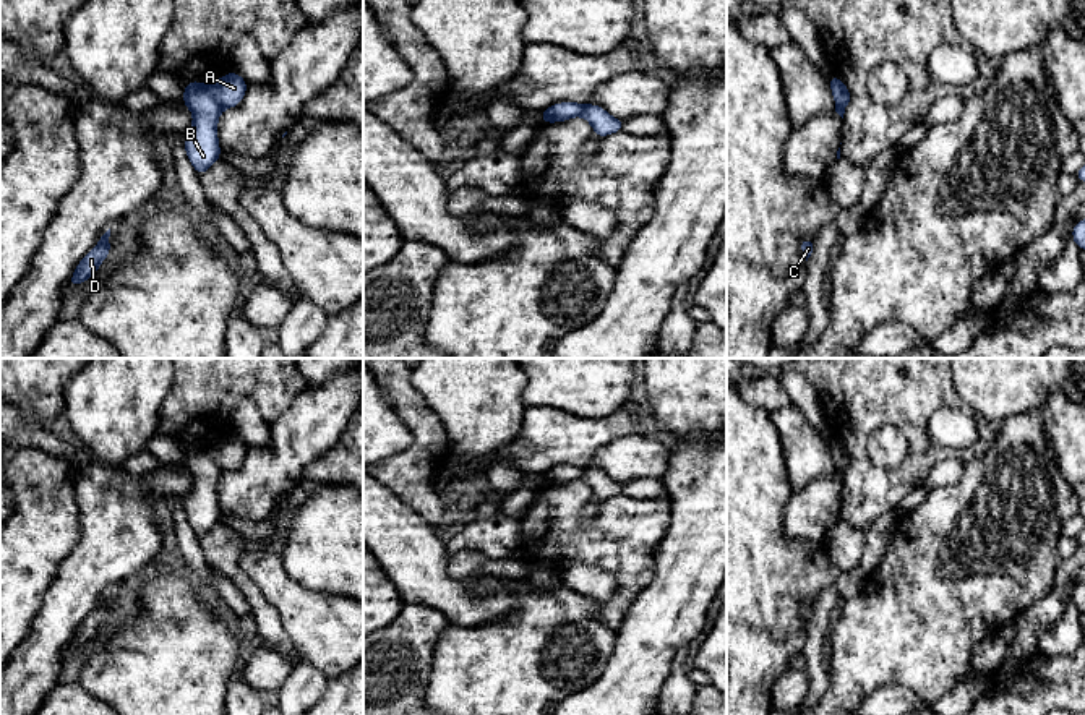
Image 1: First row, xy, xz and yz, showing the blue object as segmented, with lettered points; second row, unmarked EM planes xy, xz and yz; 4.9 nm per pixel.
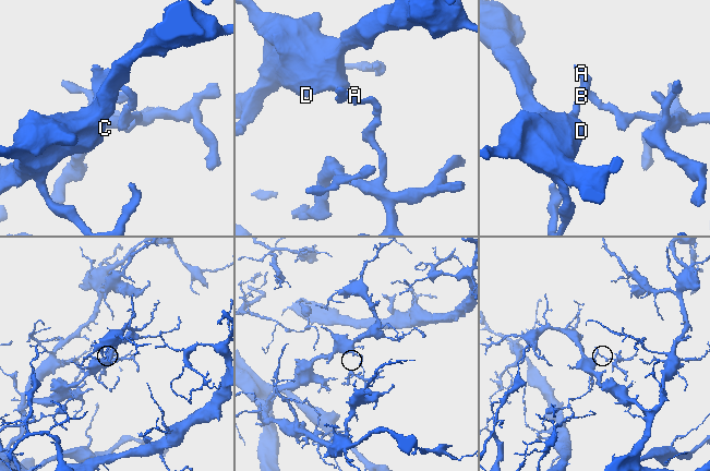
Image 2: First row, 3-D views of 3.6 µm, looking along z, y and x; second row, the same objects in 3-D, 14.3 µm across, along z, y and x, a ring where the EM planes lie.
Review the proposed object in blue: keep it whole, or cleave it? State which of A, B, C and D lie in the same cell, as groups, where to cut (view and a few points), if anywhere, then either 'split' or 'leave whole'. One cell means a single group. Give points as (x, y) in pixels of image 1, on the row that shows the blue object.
A / B C D | xy (210, 85), (214, 98), (224, 107) | split

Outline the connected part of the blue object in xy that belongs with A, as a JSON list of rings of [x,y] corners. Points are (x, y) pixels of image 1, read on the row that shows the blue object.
[[[235,71],[227,73],[225,76],[216,79],[211,84],[212,94],[216,101],[224,107],[237,107],[245,92],[247,92],[247,81]]]

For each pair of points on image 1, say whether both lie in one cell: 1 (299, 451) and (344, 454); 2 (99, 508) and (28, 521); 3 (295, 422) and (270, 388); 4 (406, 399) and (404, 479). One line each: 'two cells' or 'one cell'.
1: two cells
2: two cells
3: two cells
4: one cell

